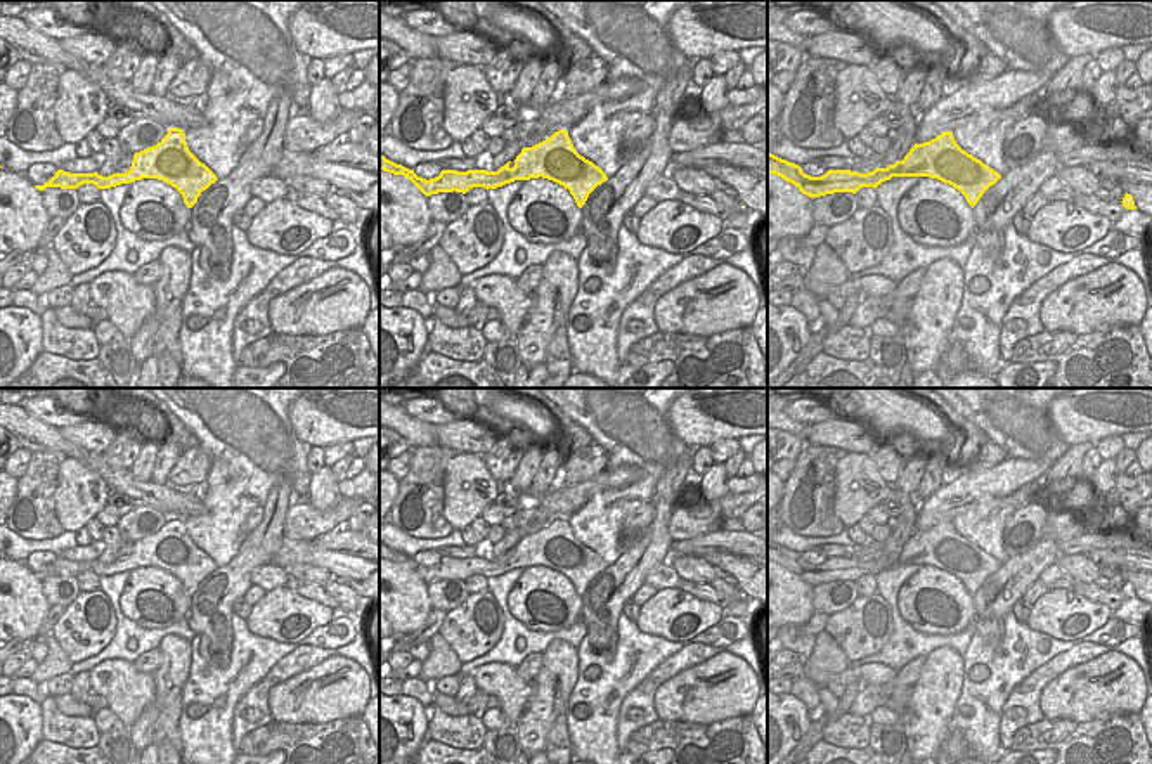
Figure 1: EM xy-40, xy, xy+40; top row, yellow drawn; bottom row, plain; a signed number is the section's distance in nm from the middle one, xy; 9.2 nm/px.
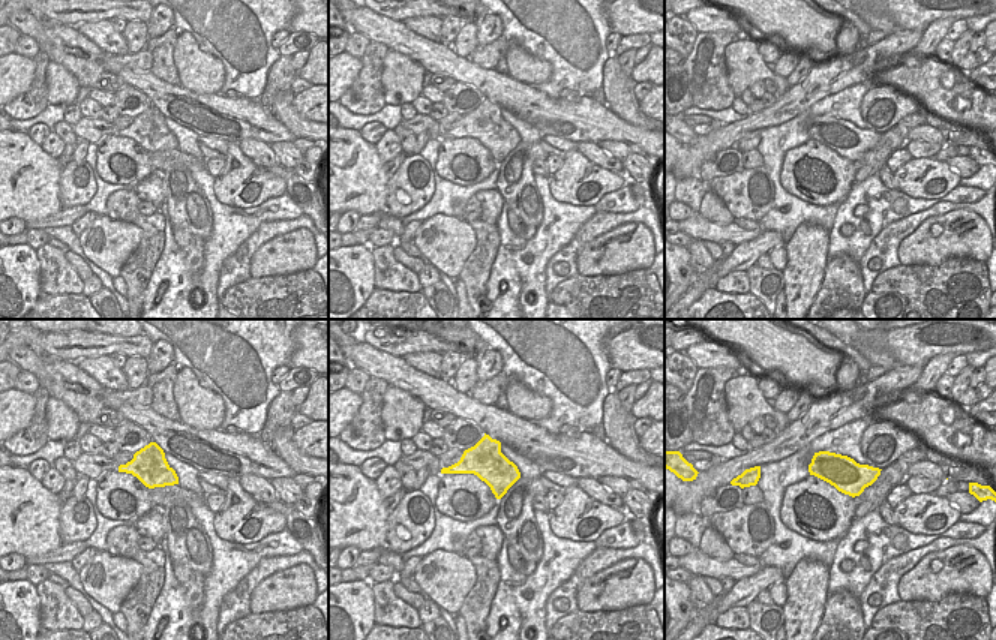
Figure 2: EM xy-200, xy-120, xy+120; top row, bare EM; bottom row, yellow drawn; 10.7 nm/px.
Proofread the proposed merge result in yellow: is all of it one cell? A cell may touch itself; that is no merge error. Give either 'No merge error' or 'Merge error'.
Merge error

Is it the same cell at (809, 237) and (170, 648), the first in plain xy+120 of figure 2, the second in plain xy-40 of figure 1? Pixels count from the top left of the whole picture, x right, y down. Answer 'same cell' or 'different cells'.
same cell

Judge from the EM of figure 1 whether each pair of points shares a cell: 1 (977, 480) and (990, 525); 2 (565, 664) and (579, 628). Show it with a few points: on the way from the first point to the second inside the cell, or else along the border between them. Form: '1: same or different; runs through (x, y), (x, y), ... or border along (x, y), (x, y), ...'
1: different; border along (1021, 485), (1005, 496), (979, 498), (951, 518)
2: different; border along (576, 647), (553, 640), (543, 652)

